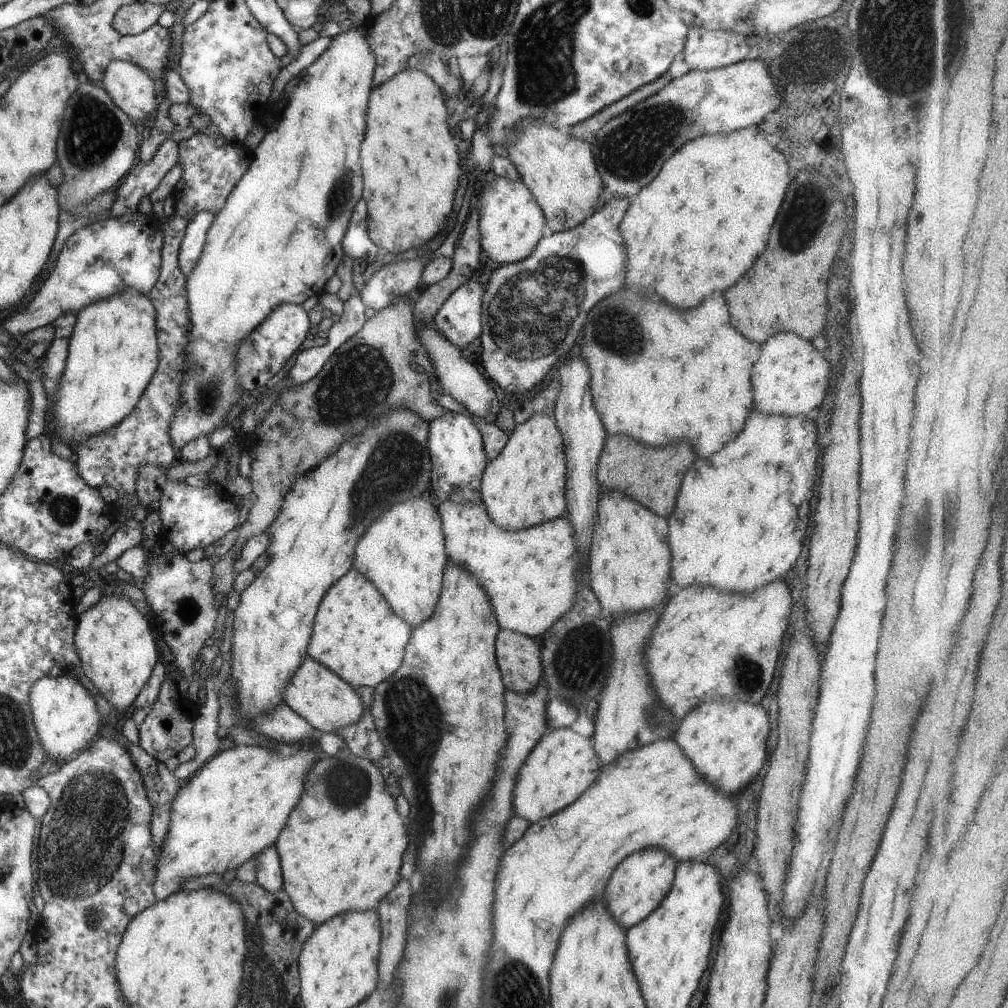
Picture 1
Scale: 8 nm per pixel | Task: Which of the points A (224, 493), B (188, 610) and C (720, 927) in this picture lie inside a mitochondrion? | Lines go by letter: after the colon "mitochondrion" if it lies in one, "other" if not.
A: other
B: mitochondrion
C: other

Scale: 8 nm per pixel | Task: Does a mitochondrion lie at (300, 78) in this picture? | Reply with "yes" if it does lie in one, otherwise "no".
no

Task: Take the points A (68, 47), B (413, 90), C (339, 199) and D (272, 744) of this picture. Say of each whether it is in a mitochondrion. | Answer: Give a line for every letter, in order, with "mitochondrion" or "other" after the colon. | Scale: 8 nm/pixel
A: other
B: other
C: mitochondrion
D: other

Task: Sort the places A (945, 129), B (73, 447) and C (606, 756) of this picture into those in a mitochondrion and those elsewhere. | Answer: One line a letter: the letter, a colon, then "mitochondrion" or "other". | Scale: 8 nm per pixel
A: other
B: other
C: other

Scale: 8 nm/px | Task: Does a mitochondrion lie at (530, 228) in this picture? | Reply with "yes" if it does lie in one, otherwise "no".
no

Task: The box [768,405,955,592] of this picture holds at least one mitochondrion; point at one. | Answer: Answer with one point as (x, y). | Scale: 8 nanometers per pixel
(925, 530)

